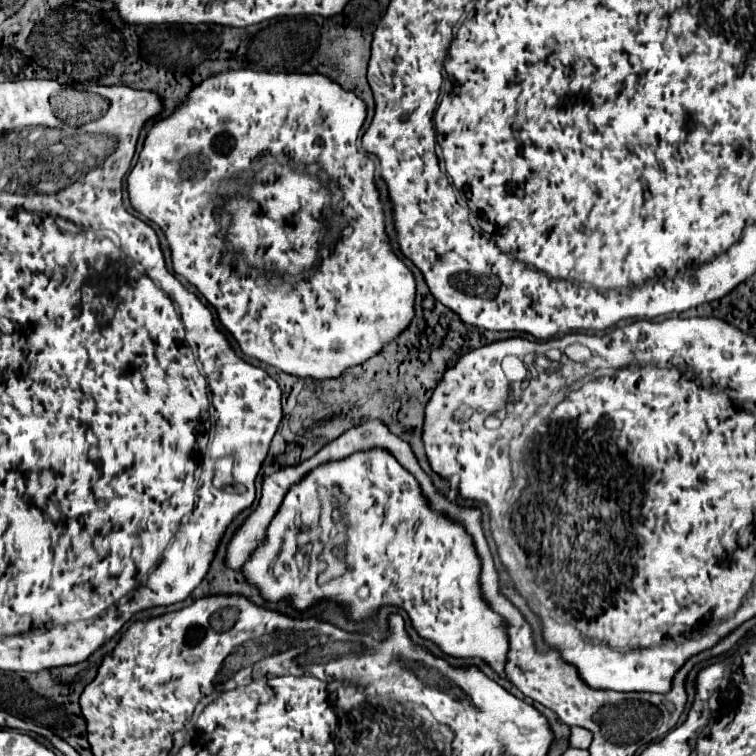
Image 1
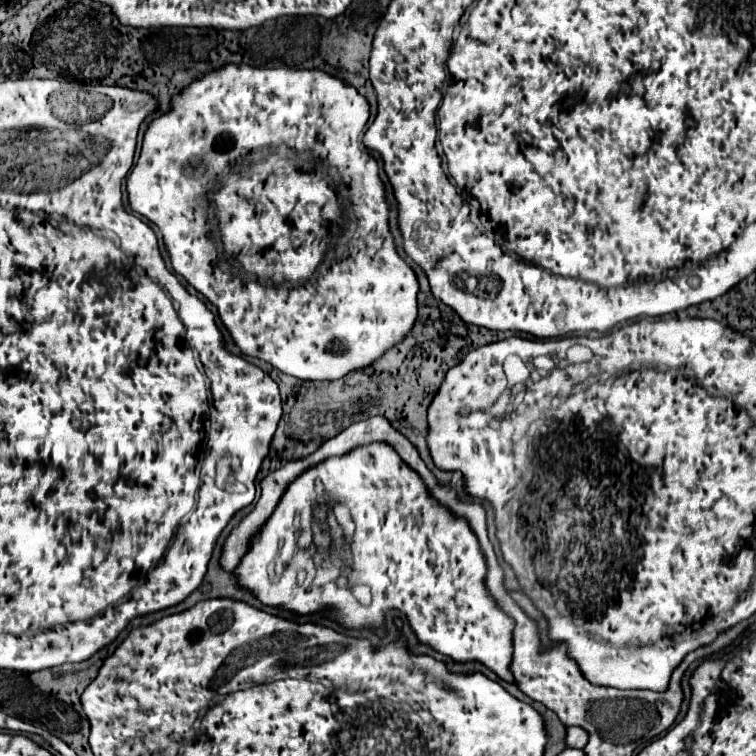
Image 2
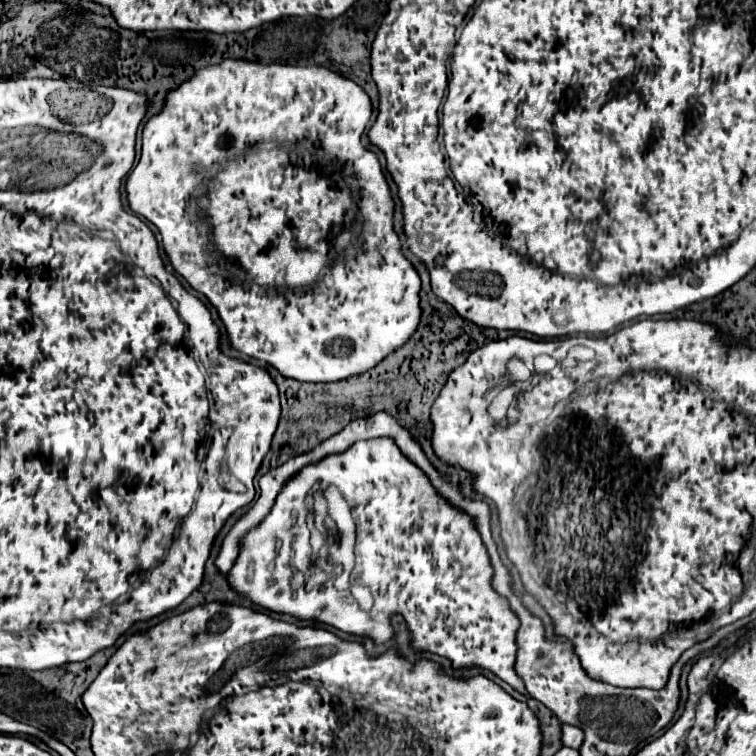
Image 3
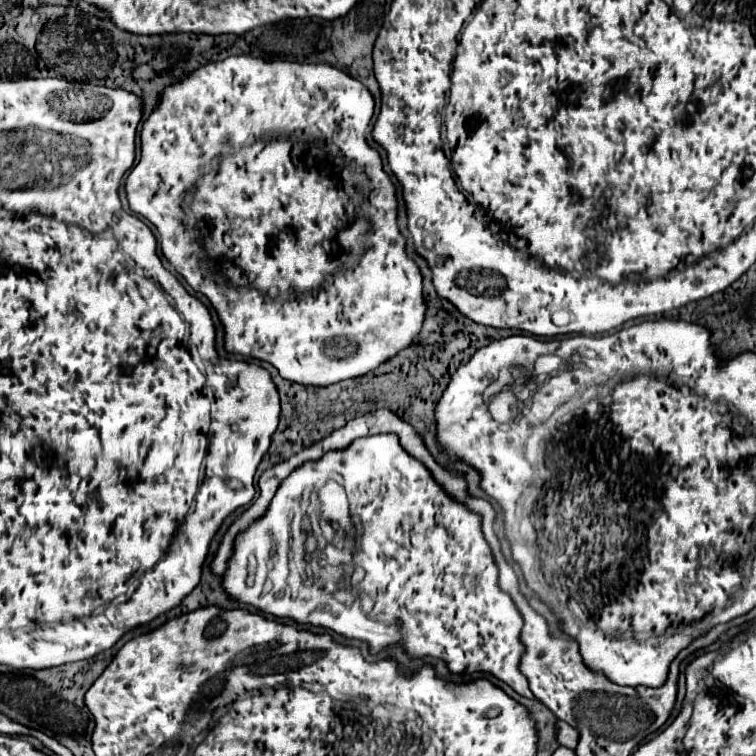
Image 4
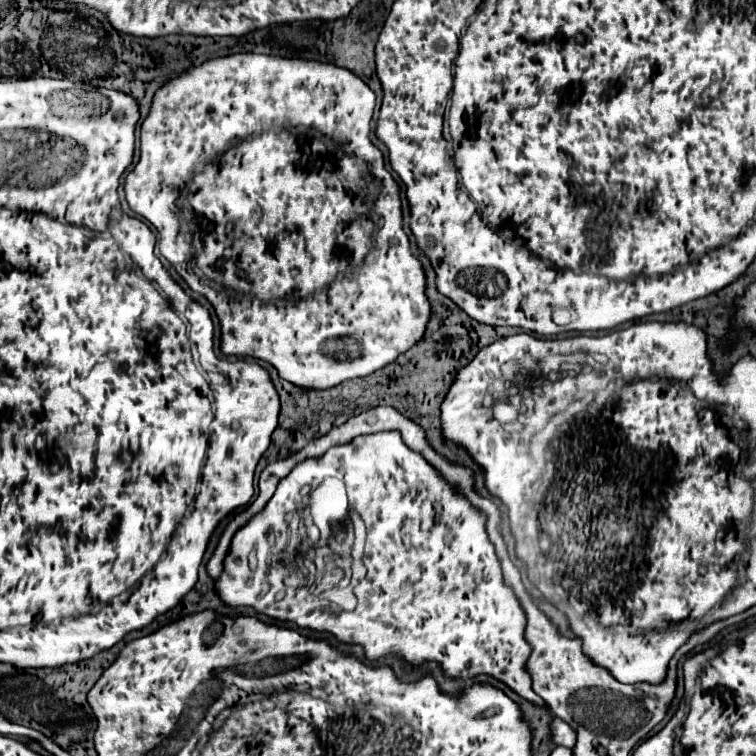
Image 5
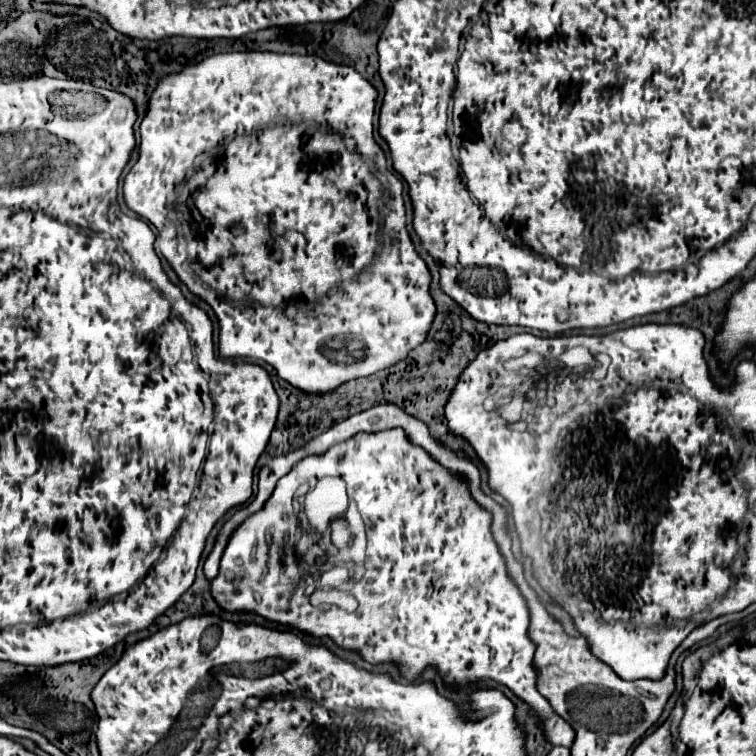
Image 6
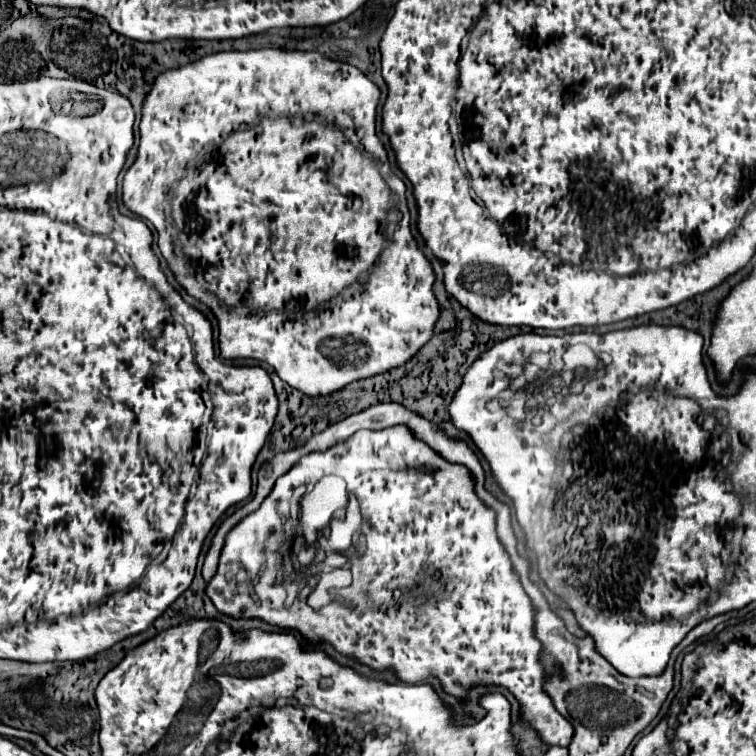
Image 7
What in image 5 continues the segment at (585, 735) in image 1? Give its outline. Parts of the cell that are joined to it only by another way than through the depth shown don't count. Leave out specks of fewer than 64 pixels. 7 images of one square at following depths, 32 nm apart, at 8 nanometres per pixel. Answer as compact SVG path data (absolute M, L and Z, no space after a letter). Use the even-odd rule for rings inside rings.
M556 716L550 722L550 734L552 734L554 744L566 746L566 748L572 748L576 744L576 732L564 720L560 720Z

